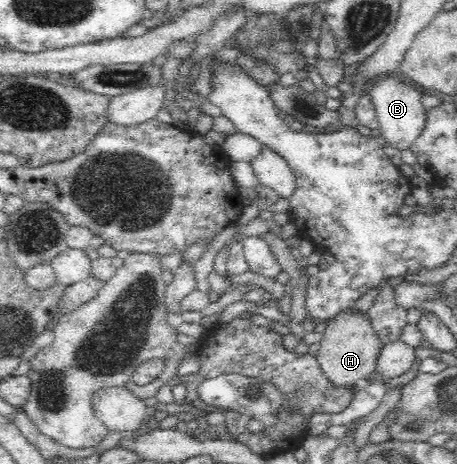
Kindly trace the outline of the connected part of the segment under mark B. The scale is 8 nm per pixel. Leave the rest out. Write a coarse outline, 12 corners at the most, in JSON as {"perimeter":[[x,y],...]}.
{"perimeter":[[390,75],[369,84],[378,129],[398,152],[424,128],[422,93]]}

